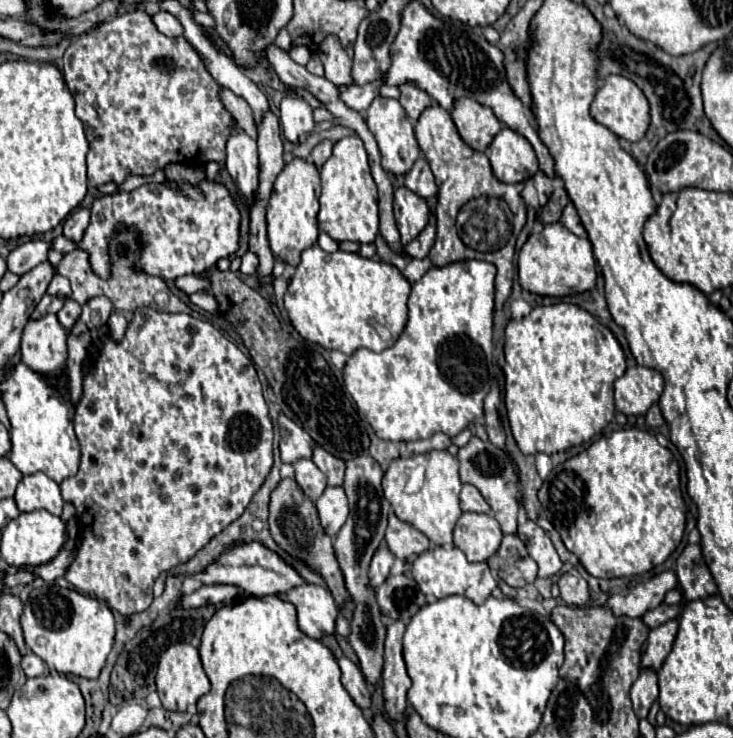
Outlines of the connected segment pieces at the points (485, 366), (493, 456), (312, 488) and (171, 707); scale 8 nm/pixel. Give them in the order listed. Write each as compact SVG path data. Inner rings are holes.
M457 261L457 263L451 263L447 267L433 267L431 271L427 271L415 285L413 285L413 291L411 291L411 297L409 297L409 321L401 333L401 337L395 341L395 345L391 349L385 349L381 353L375 353L375 351L369 351L369 349L357 349L345 369L343 369L343 379L345 379L345 387L347 391L351 393L351 397L355 399L357 407L359 407L359 413L365 415L365 419L369 421L369 425L373 427L375 435L381 437L381 439L387 439L387 441L417 441L417 439L429 439L431 435L435 433L445 433L449 437L455 437L459 435L469 423L473 423L477 417L483 415L481 411L481 403L485 399L485 395L489 393L491 389L491 381L489 381L489 369L491 369L491 361L493 361L493 293L495 293L495 287L493 287L493 281L495 281L495 265L491 263L485 263L485 261Z
M473 435L469 439L469 443L459 449L457 455L459 455L457 459L459 459L459 467L461 467L461 481L471 483L481 491L485 501L491 505L495 519L499 521L503 533L515 533L517 531L517 513L521 509L521 503L519 503L521 493L519 493L517 475L511 467L507 453L503 449L497 449L495 445L485 443L485 441L481 441L479 437Z
M299 459L299 461L293 463L293 467L295 467L297 485L301 487L305 497L315 503L327 487L325 473L321 473L319 467L311 459Z
M179 643L169 647L163 657L159 659L157 675L155 675L157 693L161 697L161 703L167 711L187 711L189 705L193 705L201 695L209 693L209 679L201 667L199 651L189 643Z

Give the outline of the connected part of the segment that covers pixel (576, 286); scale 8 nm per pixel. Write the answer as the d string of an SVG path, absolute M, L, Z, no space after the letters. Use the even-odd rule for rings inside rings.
M561 223L545 225L541 233L533 233L517 257L518 282L525 291L549 297L583 293L595 287L597 271L593 245L587 237L569 233Z

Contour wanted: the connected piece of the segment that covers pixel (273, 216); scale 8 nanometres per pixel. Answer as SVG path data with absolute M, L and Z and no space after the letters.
M295 157L279 173L273 185L269 207L267 207L267 239L275 259L281 259L283 263L297 267L301 251L317 243L319 195L321 195L319 171L311 161Z

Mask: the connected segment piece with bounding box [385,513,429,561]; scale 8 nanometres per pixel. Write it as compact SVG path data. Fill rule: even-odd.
M393 513L389 515L389 525L385 533L385 543L393 551L393 555L403 561L407 557L413 557L417 553L423 553L429 545L429 539L415 529L413 525L399 521Z

